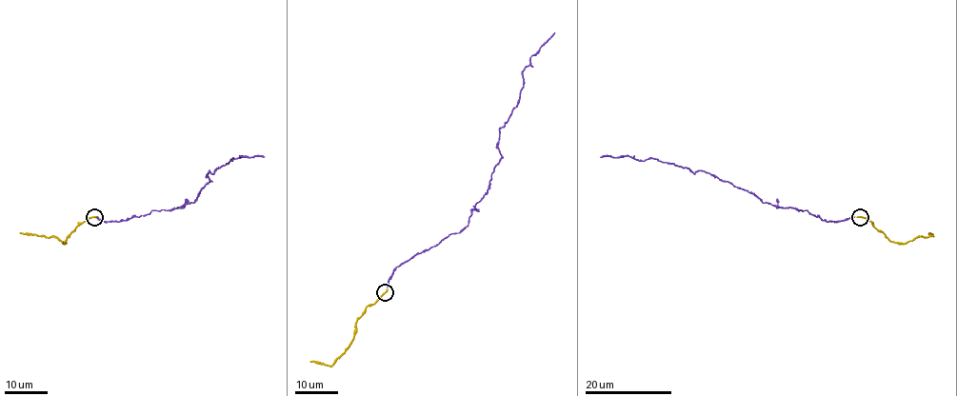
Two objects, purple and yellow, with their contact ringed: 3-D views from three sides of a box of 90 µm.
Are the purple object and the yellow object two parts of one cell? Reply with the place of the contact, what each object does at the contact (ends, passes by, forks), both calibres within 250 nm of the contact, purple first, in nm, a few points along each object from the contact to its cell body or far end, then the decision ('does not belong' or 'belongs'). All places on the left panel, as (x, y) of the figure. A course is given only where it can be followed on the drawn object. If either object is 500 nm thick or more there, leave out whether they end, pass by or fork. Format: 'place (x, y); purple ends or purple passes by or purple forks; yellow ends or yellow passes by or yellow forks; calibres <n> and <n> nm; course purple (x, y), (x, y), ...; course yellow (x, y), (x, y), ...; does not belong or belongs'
place (94, 217); purple ends; yellow ends; calibres 90 and 320 nm; course purple (94, 217), (119, 222), (181, 207), (193, 202), (210, 181), (209, 170), (240, 155), (265, 157); course yellow (94, 217), (88, 217), (79, 224), (63, 244), (55, 237), (20, 232); belongs

